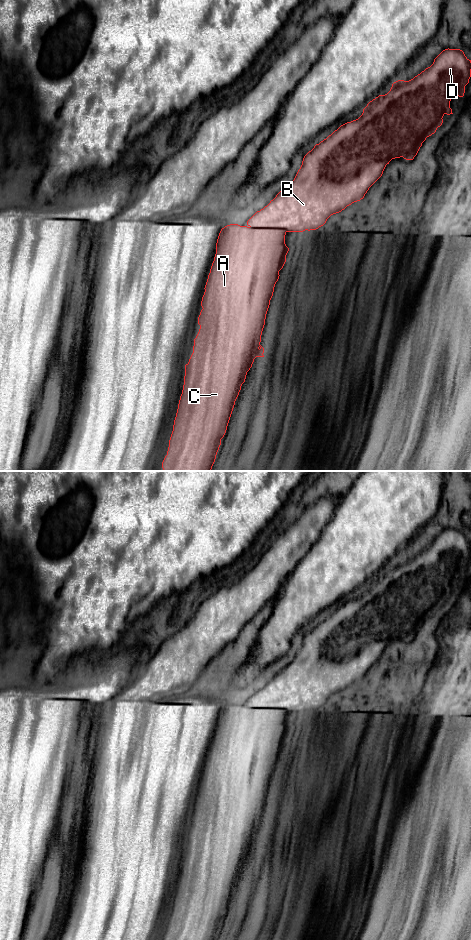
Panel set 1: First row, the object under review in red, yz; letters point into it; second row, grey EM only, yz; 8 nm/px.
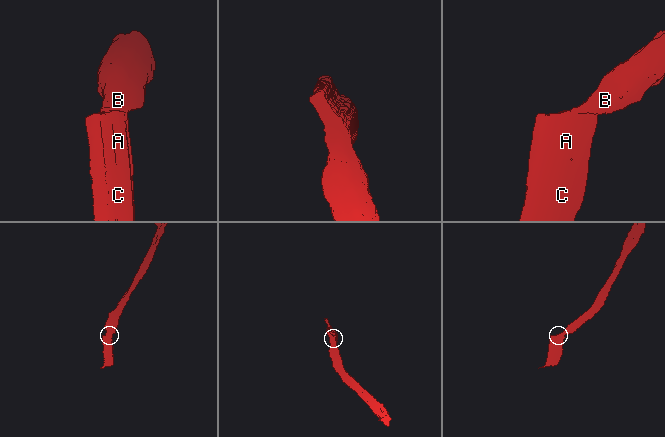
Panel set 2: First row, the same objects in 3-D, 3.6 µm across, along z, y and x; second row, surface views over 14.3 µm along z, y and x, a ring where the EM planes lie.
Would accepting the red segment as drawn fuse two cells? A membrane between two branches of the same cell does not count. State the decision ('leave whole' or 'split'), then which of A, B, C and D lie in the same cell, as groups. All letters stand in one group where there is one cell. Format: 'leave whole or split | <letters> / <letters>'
leave whole | A B C D

